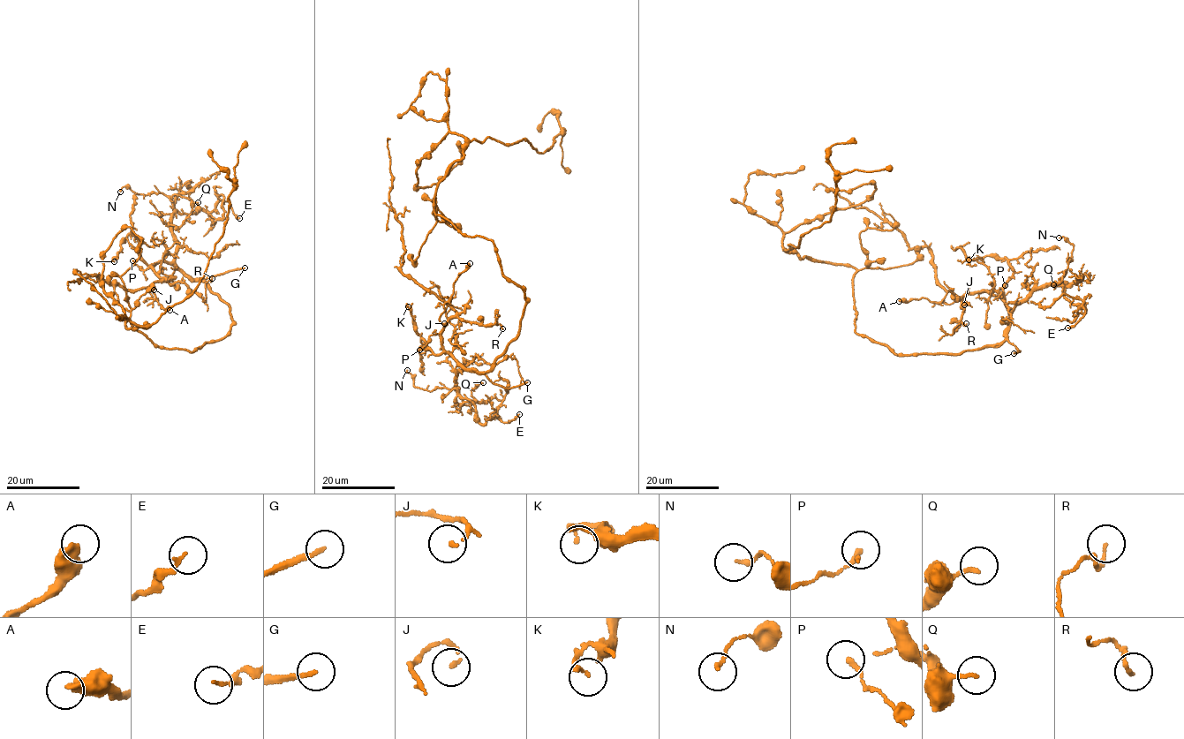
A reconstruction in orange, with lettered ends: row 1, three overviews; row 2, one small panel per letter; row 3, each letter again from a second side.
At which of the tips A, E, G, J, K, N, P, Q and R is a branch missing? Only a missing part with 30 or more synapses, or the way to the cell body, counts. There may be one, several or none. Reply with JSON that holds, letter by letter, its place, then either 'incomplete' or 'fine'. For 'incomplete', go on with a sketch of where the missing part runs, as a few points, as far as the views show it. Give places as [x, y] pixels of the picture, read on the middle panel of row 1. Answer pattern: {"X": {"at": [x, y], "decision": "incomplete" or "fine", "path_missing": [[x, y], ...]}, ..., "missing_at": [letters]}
{"A": {"at": [470, 263], "decision": "fine"}, "E": {"at": [519, 414], "decision": "fine"}, "G": {"at": [527, 382], "decision": "incomplete", "path_missing": [[527, 382], [562, 351], [557, 335], [568, 362], [565, 383], [523, 450], [519, 468], [509, 474]]}, "J": {"at": [444, 323], "decision": "fine"}, "K": {"at": [408, 306], "decision": "fine"}, "N": {"at": [407, 370], "decision": "fine"}, "P": {"at": [419, 350], "decision": "fine"}, "Q": {"at": [483, 382], "decision": "fine"}, "R": {"at": [502, 328], "decision": "fine"}, "missing_at": ["G"]}

